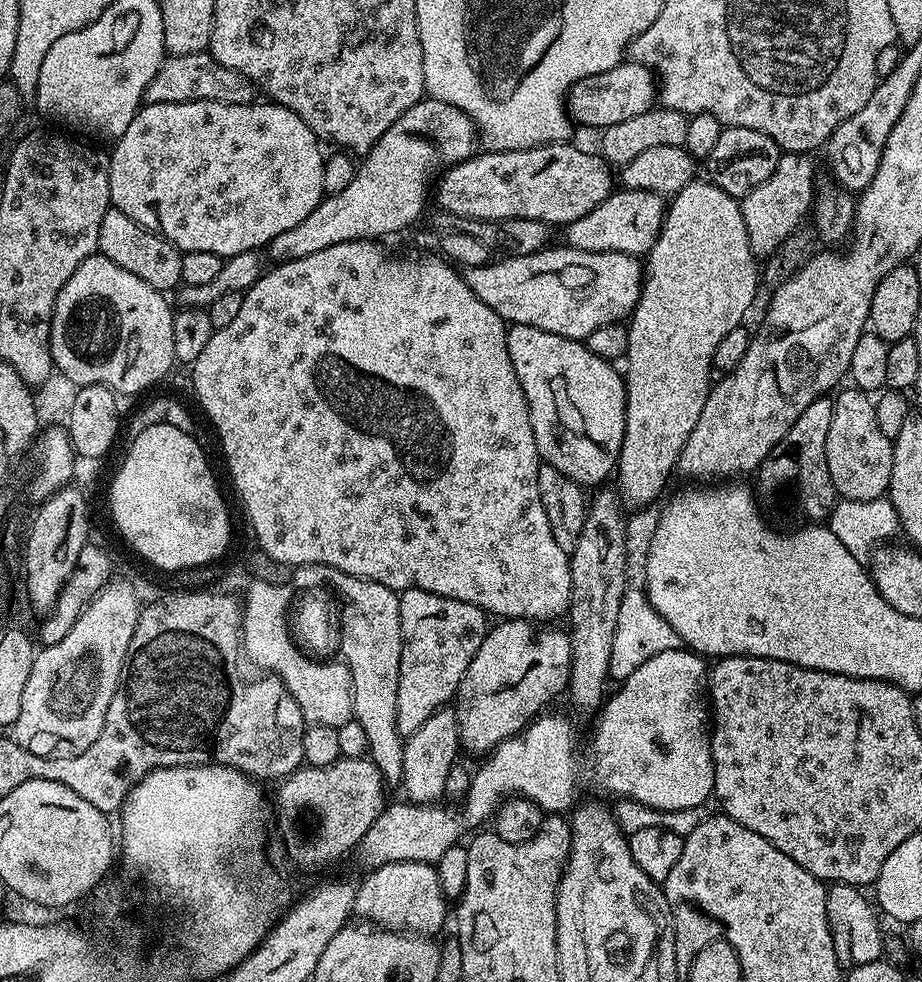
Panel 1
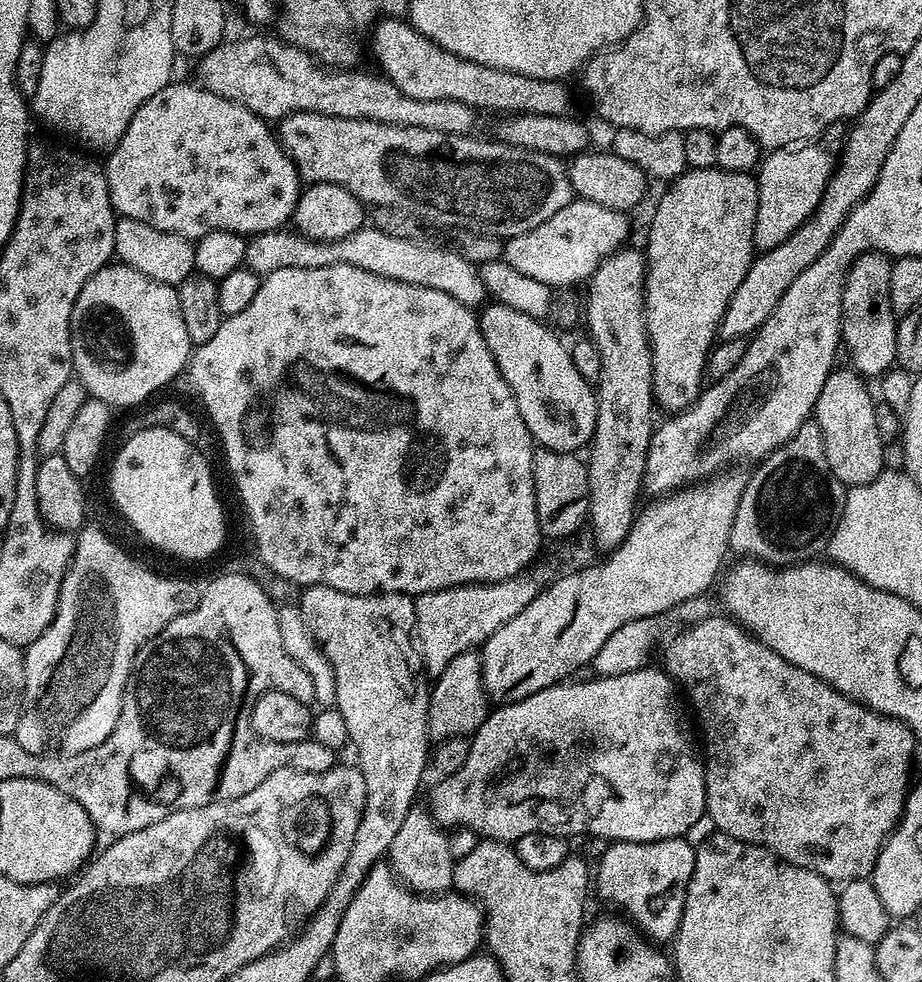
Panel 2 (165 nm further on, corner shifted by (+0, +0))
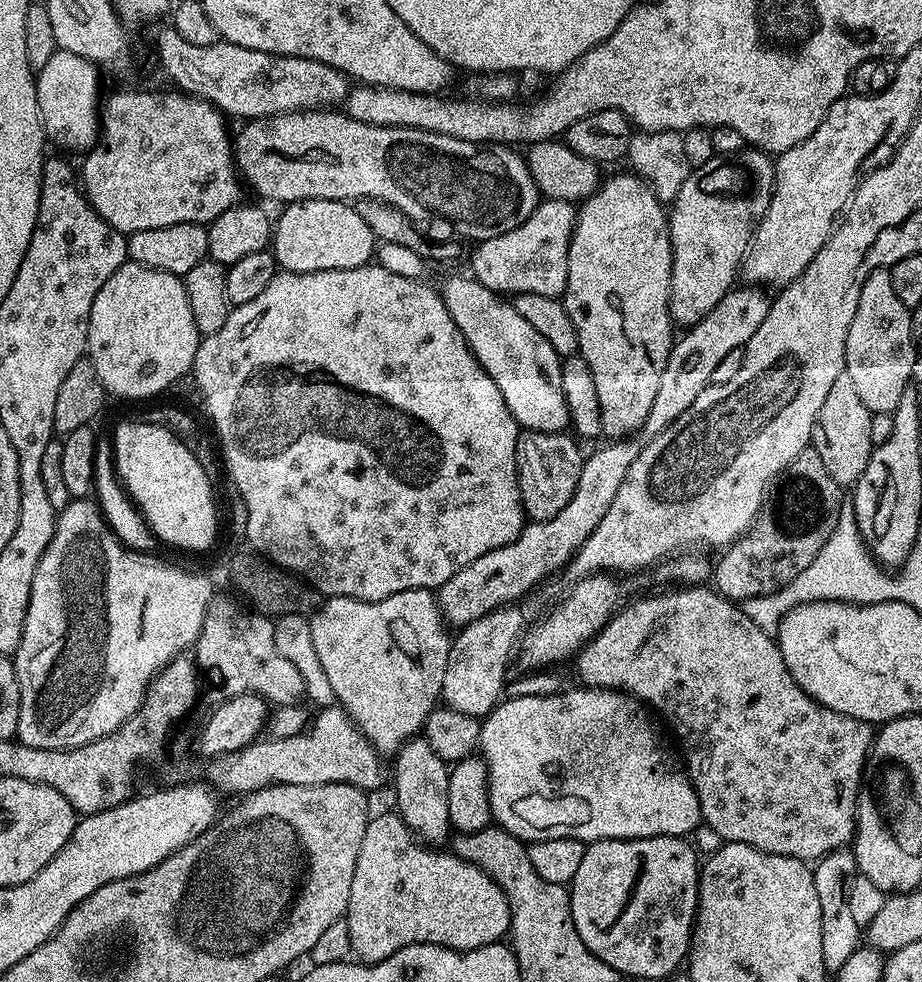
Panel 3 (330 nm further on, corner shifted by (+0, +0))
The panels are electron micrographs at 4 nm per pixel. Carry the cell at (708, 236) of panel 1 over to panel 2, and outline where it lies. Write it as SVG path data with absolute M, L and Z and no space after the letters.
M693 168L677 176L667 185L668 188L660 196L656 209L652 212L652 225L648 228L648 248L646 247L646 271L644 274L644 321L648 331L648 345L652 351L652 398L657 405L665 408L665 413L679 414L690 407L700 397L702 385L706 380L708 353L712 351L718 340L720 323L724 320L726 306L730 306L730 298L734 298L734 290L742 286L742 278L750 270L754 259L752 231L756 225L758 214L757 177L747 172L728 172L724 168Z

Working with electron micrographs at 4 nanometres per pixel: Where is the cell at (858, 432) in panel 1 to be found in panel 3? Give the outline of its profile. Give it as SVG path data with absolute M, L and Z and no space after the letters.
M845 371L838 374L838 379L830 385L830 391L822 401L822 410L818 410L811 442L811 447L818 450L818 458L822 458L830 478L834 478L836 484L855 485L862 470L866 470L866 462L870 462L870 454L874 447L870 438L870 422L873 415L874 413L863 404L850 374Z

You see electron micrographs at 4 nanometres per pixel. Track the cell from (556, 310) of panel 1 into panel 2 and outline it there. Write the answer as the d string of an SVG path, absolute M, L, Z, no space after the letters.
M371 226L359 228L354 234L346 234L346 238L337 240L312 240L308 236L301 236L295 230L277 230L260 232L248 240L244 267L254 270L263 278L274 274L274 270L318 270L322 266L334 266L335 264L358 266L358 270L370 270L370 274L378 274L387 280L397 280L414 286L426 286L430 290L442 290L442 294L450 294L450 298L462 302L466 307L473 310L479 309L485 303L486 293L477 265L462 258L462 254L451 247L443 247L439 248L436 244L423 244L420 238L394 238L394 234L382 234L382 230Z

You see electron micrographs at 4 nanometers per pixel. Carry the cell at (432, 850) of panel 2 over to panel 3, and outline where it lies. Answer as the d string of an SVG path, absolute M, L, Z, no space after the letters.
M422 738L406 741L394 753L394 760L396 760L395 811L403 818L417 840L428 846L447 845L453 831L450 805L446 798L446 790L450 790L449 765L445 764L442 758L438 758L438 754L430 750L430 742Z

